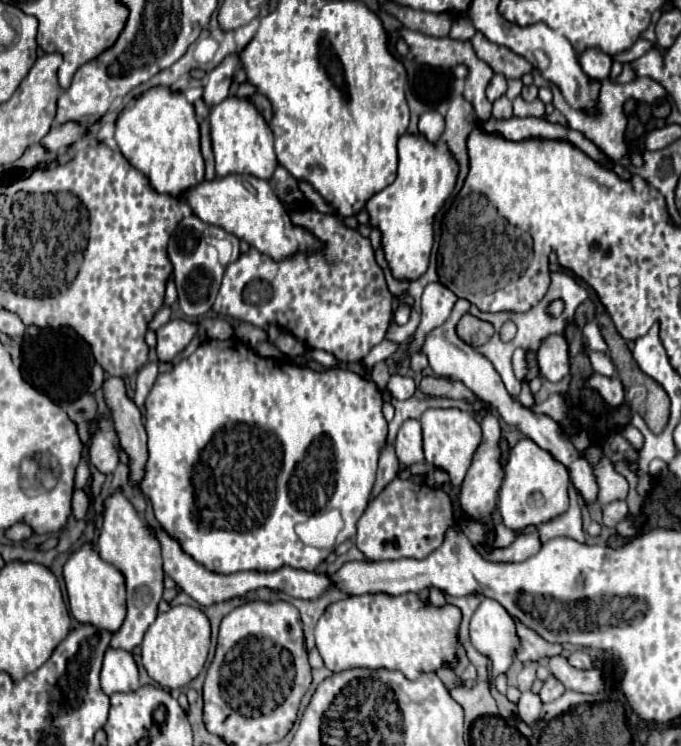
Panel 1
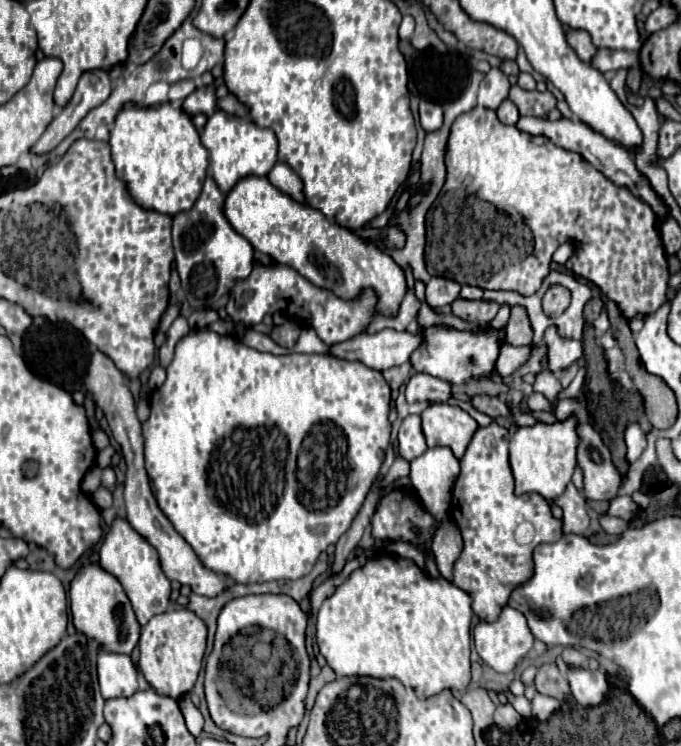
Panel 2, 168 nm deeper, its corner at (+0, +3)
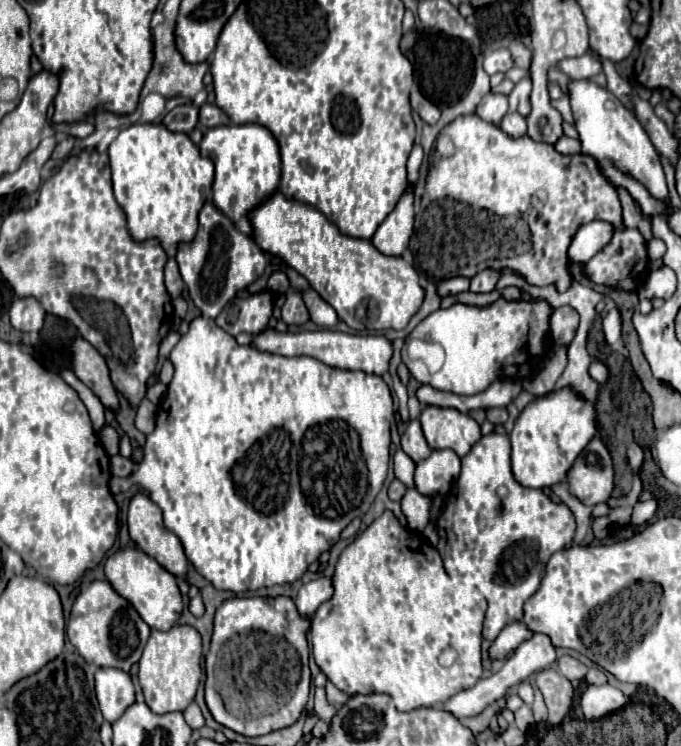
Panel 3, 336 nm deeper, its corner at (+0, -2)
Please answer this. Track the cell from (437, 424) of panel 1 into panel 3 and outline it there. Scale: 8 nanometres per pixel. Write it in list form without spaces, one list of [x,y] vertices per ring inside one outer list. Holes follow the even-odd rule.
[[[426,406],[422,416],[422,430],[426,442],[432,450],[454,450],[460,458],[468,454],[468,450],[480,440],[480,426],[474,418],[452,410],[452,408],[438,408]]]

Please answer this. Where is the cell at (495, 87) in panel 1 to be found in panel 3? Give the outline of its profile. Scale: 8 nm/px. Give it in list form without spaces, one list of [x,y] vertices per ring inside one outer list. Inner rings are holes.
[[[488,92],[480,100],[480,106],[476,108],[476,114],[482,120],[492,122],[492,124],[498,124],[506,112],[508,112],[508,98],[504,94],[494,94],[494,92]]]

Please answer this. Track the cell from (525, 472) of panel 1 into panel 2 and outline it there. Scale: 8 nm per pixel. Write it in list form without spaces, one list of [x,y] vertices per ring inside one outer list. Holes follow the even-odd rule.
[[[570,415],[568,419],[554,421],[552,425],[538,421],[532,427],[516,429],[510,439],[510,467],[516,479],[516,495],[540,493],[544,499],[554,501],[564,493],[576,469],[576,447],[580,443],[576,425],[576,415]]]

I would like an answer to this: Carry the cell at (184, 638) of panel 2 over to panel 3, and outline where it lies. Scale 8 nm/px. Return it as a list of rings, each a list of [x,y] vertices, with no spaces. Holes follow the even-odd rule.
[[[176,624],[170,630],[152,630],[144,654],[140,658],[138,680],[146,698],[146,704],[156,714],[184,710],[196,696],[196,688],[202,674],[202,638],[194,626]]]

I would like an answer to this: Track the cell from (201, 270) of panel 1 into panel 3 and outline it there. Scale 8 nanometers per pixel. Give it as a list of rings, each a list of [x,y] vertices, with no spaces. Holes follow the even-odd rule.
[[[206,202],[198,214],[200,226],[196,236],[190,242],[182,242],[176,252],[176,262],[180,266],[182,280],[188,288],[188,294],[196,308],[206,318],[216,318],[220,310],[234,298],[238,290],[244,290],[248,284],[258,280],[268,264],[264,252],[256,242],[242,234],[234,222],[222,214],[212,202]]]

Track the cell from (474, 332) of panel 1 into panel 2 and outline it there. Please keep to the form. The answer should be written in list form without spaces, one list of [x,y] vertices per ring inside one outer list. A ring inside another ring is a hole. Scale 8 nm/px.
[[[454,299],[452,301],[452,313],[458,315],[460,319],[468,321],[468,323],[490,323],[496,313],[498,313],[498,305],[496,301],[484,301],[484,299],[478,299],[478,301],[468,301],[468,299]]]

